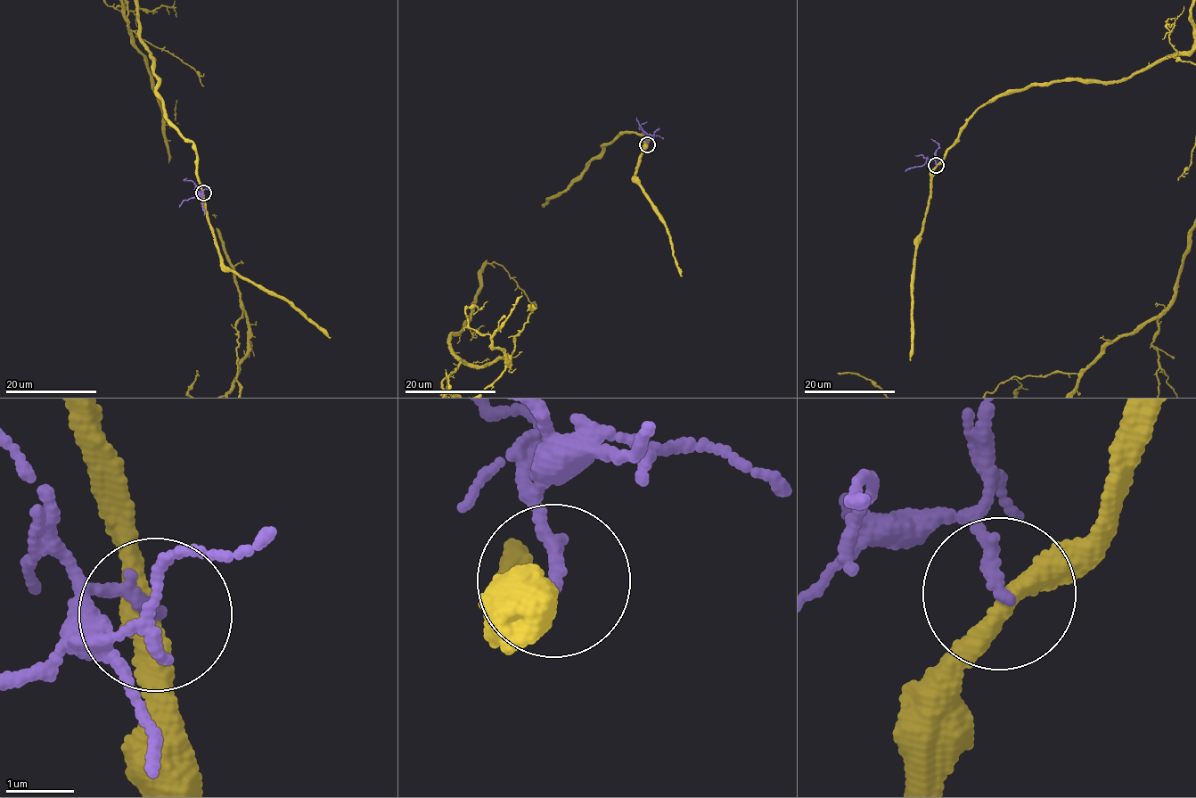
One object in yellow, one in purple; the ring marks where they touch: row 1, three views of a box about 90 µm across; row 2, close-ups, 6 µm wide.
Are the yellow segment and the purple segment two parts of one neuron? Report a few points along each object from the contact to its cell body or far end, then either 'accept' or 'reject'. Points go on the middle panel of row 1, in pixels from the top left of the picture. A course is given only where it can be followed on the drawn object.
course purple (648, 144), (647, 139), (659, 128); reject

